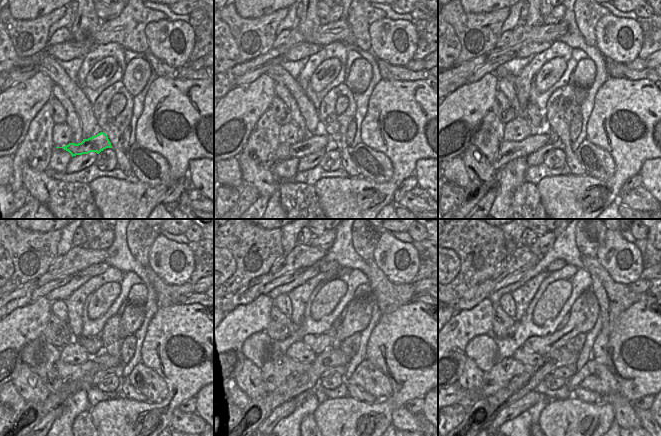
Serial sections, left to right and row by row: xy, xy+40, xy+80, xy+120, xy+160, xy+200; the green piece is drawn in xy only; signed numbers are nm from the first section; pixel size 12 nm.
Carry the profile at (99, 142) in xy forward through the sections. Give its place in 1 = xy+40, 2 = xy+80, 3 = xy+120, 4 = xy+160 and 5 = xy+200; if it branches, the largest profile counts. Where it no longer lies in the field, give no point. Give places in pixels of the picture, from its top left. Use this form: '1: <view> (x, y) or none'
1: xy+40 (313, 143)
2: xy+80 (509, 151)
3: xy+120 (62, 373)
4: xy+160 (273, 378)
5: xy+200 (497, 378)

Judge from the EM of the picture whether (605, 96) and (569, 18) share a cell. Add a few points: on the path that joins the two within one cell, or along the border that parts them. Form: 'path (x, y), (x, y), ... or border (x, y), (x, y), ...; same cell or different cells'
border (608, 77), (599, 88), (592, 108); different cells

